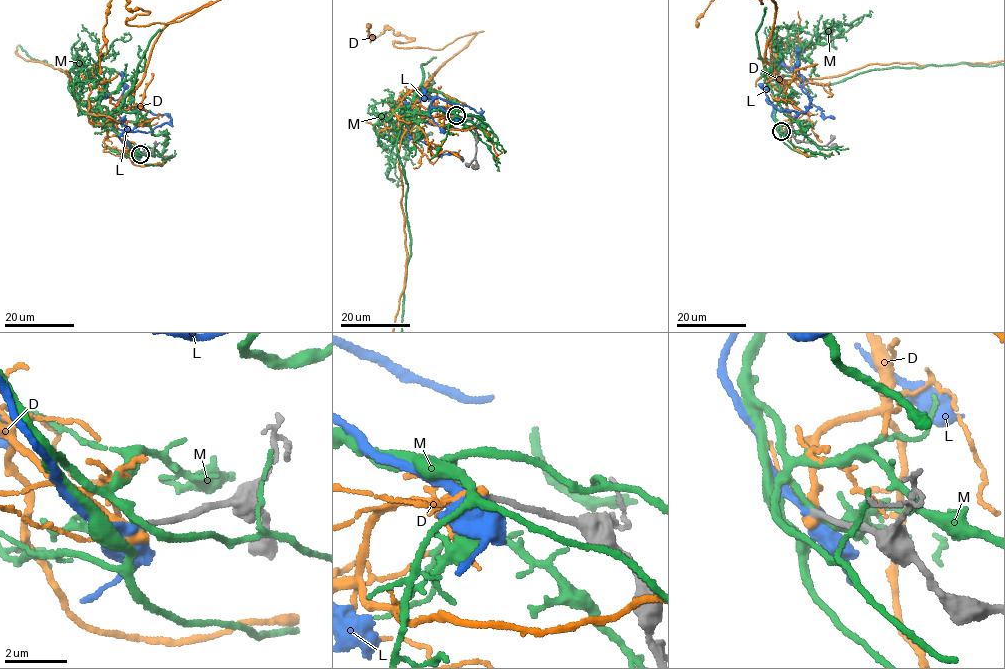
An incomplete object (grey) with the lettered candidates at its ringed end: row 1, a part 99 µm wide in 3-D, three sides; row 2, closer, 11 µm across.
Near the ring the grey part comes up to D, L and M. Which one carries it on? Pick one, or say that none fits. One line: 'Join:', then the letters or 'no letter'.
Join: L

